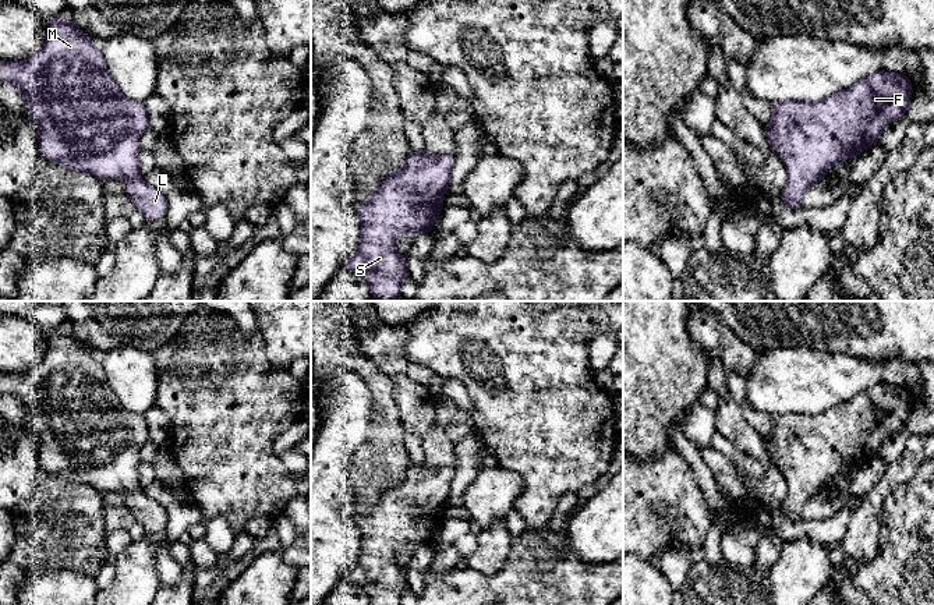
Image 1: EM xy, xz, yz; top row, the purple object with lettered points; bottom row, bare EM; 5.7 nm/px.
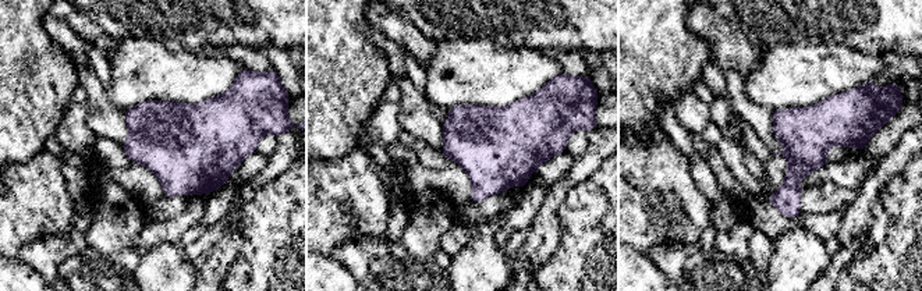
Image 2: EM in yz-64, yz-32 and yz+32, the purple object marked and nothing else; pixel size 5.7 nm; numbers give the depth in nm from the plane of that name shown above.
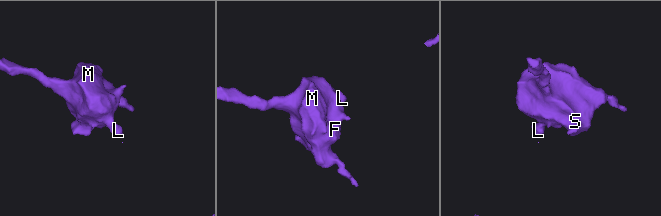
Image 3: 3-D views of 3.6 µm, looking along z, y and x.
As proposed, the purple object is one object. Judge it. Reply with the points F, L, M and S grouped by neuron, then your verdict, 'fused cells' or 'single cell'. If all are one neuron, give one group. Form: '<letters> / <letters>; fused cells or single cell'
F L M S; single cell

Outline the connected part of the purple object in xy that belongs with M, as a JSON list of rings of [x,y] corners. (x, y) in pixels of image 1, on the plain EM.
[[[67,329],[49,332],[46,339],[46,355],[36,368],[22,374],[0,372],[0,396],[11,396],[22,404],[26,425],[38,436],[42,468],[50,475],[59,475],[71,482],[88,484],[100,493],[127,491],[130,496],[125,506],[145,533],[167,527],[167,510],[159,502],[146,496],[139,485],[138,466],[142,461],[139,452],[149,441],[145,417],[121,406],[118,397],[106,382],[102,362],[96,362],[91,355],[91,349],[72,337]]]

